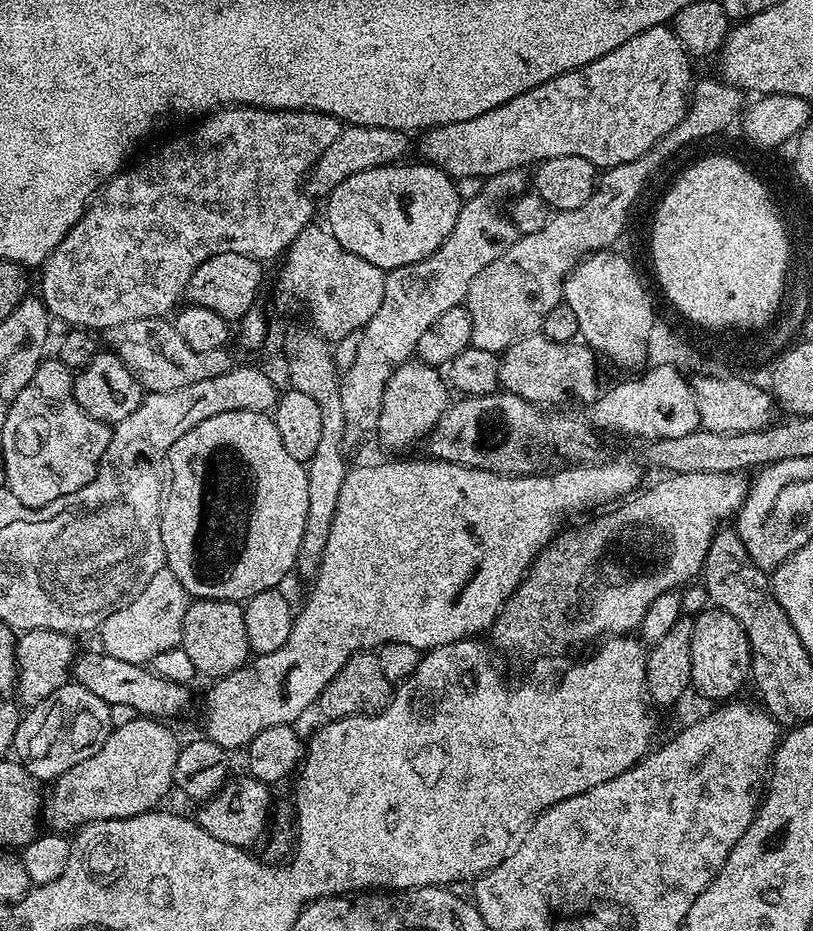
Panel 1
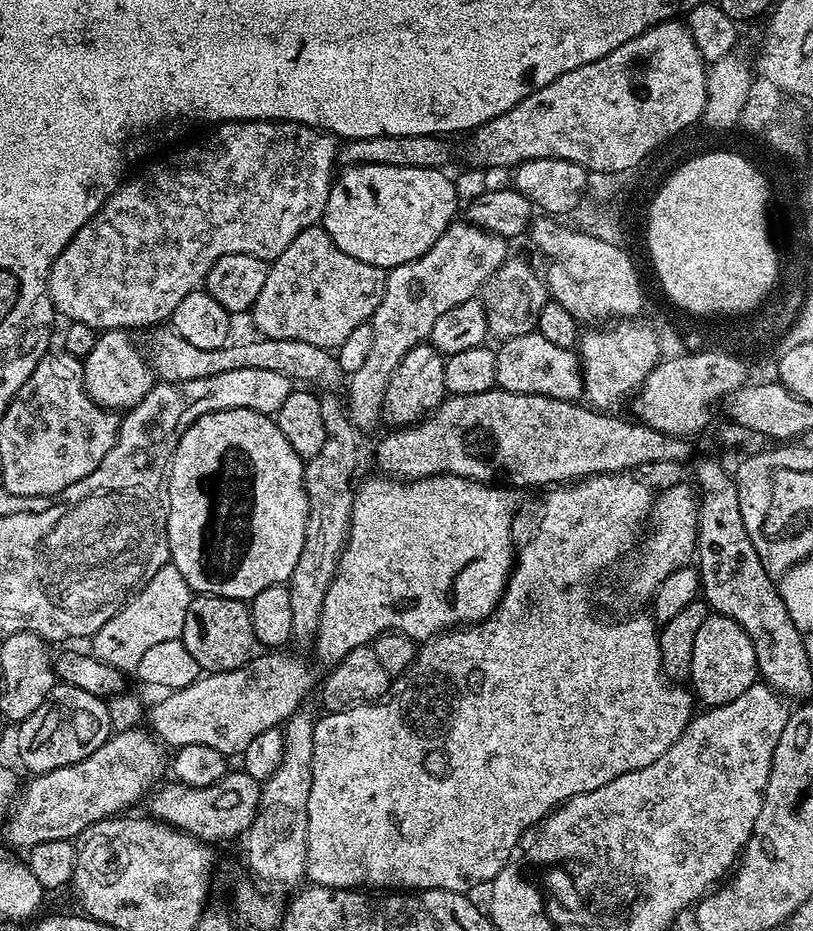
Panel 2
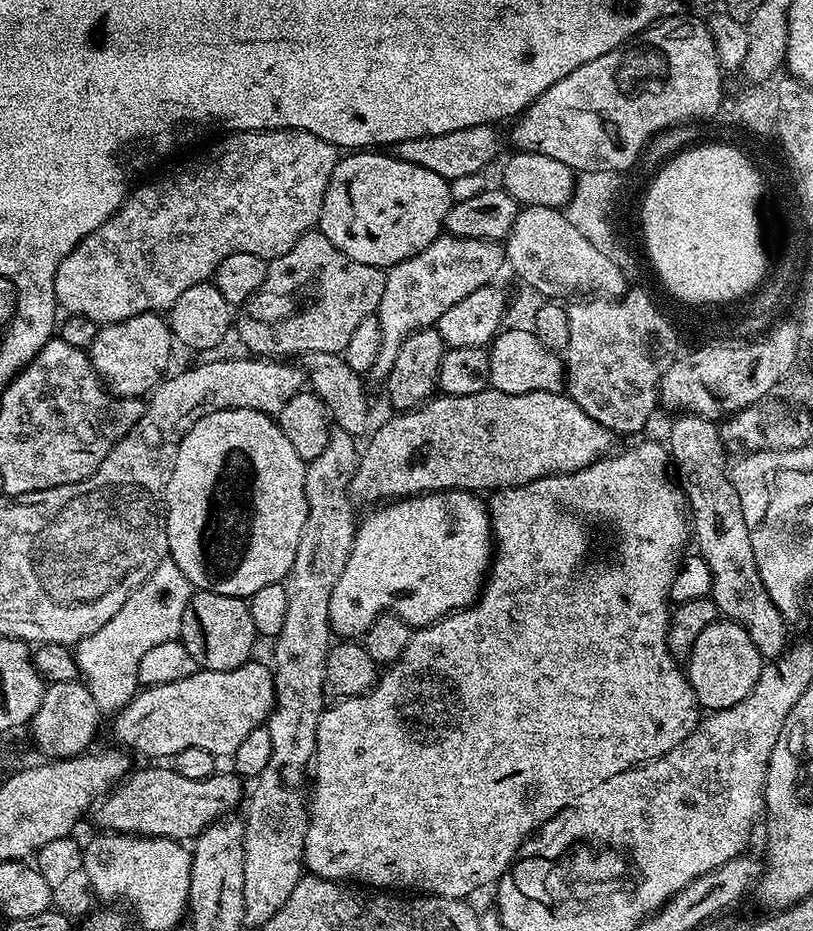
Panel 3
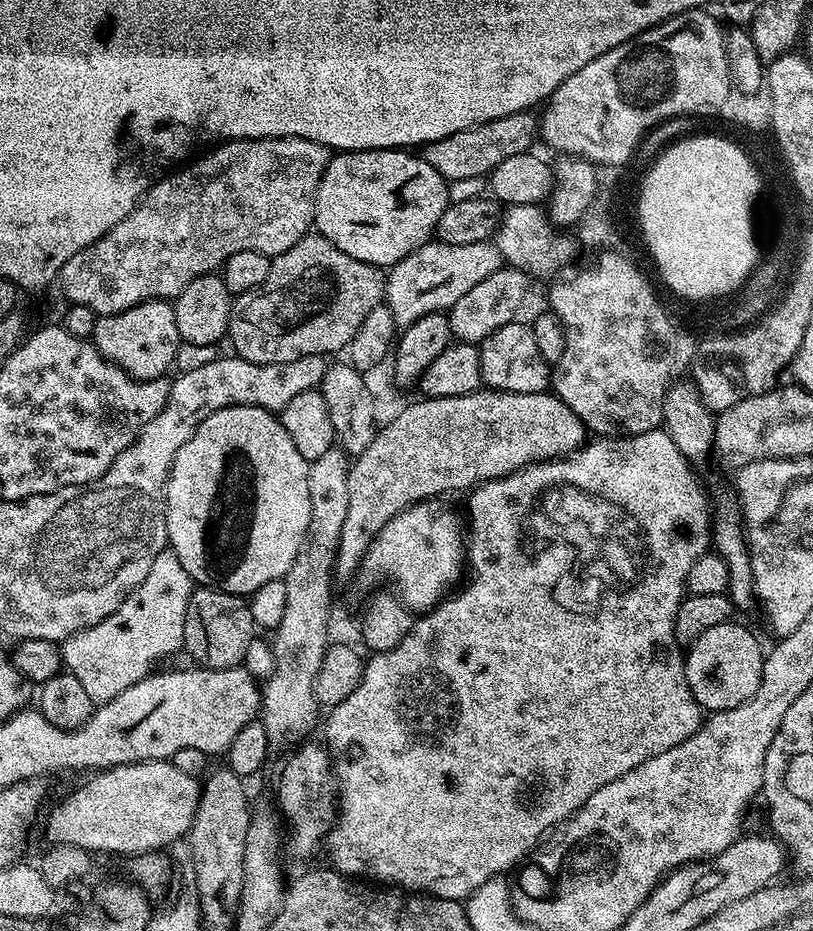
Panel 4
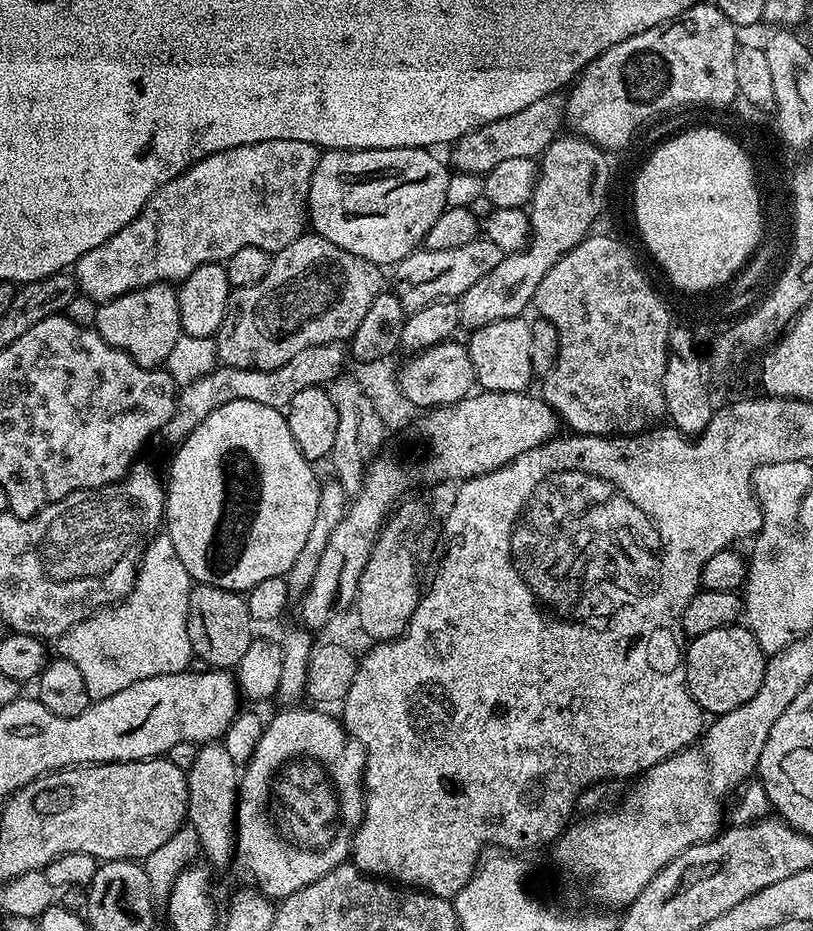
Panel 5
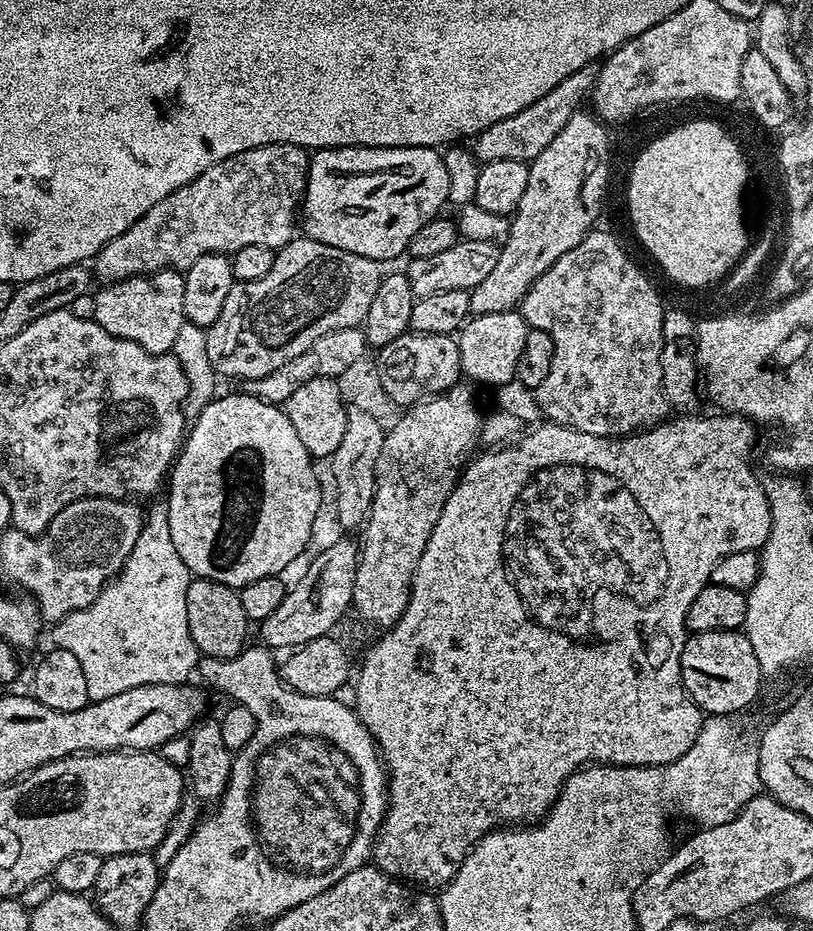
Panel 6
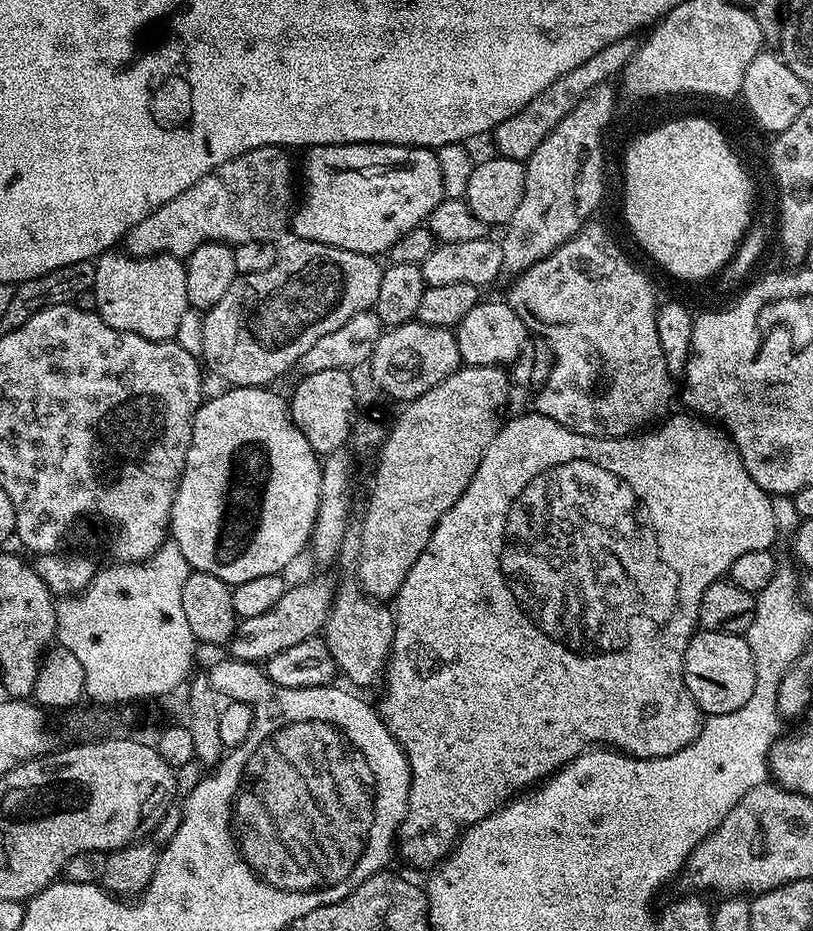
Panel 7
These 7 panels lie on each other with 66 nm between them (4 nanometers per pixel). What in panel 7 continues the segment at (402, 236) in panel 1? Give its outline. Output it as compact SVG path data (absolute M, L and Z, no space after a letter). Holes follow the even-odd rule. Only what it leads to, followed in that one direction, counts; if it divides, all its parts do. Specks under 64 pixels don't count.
M313 144L304 160L304 197L290 216L293 237L379 257L410 230L421 227L445 197L442 166L430 148L410 144Z

